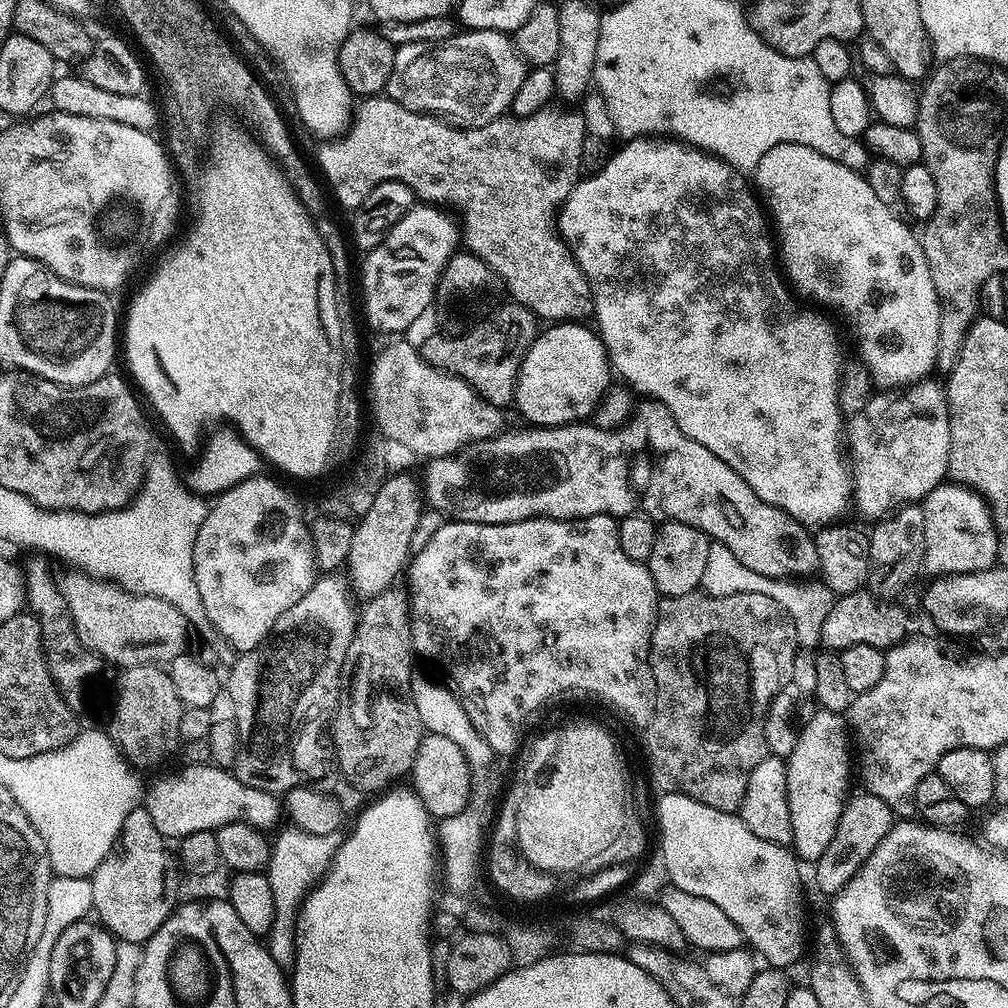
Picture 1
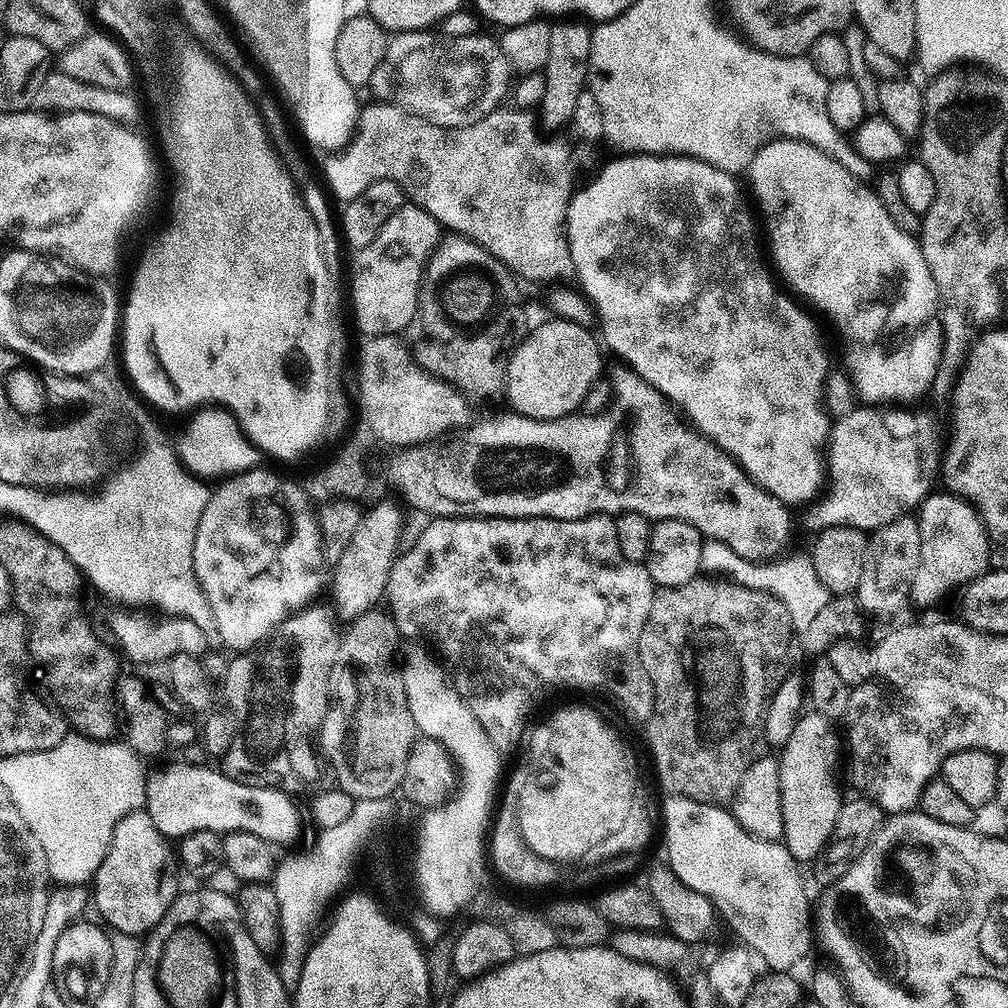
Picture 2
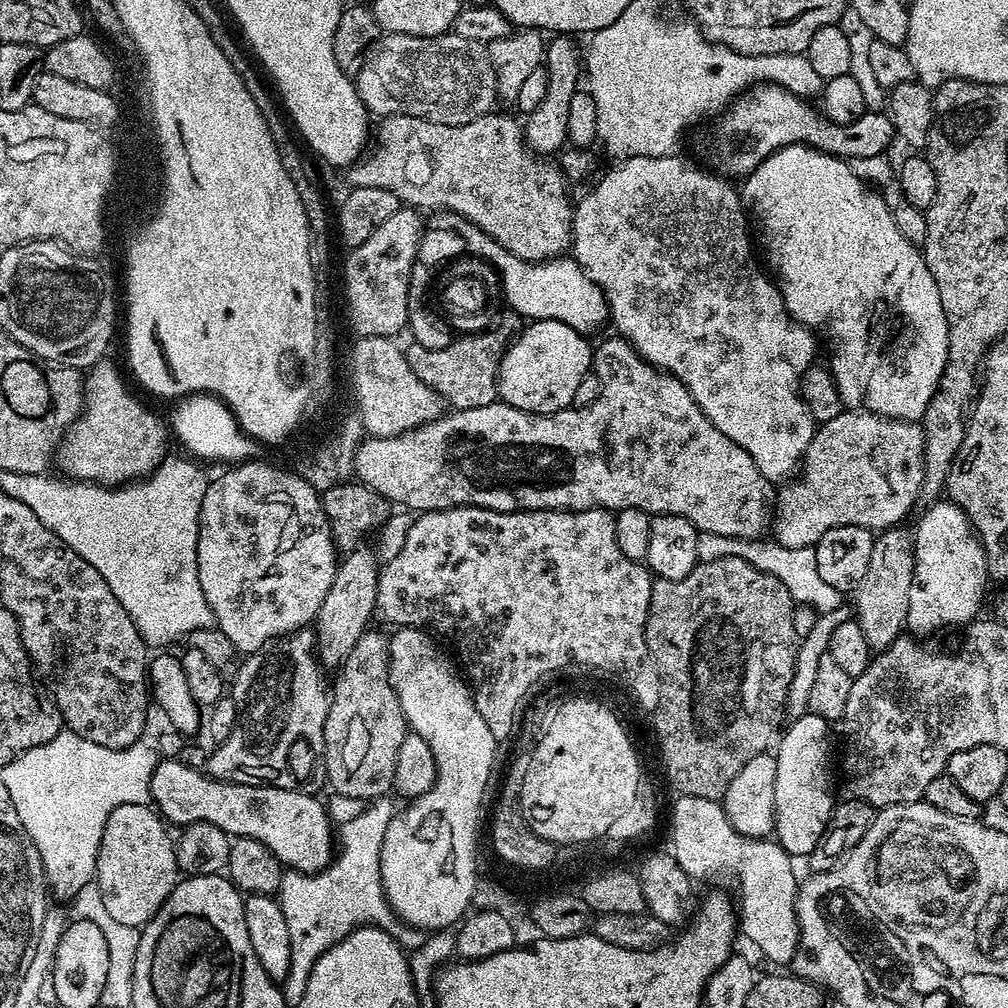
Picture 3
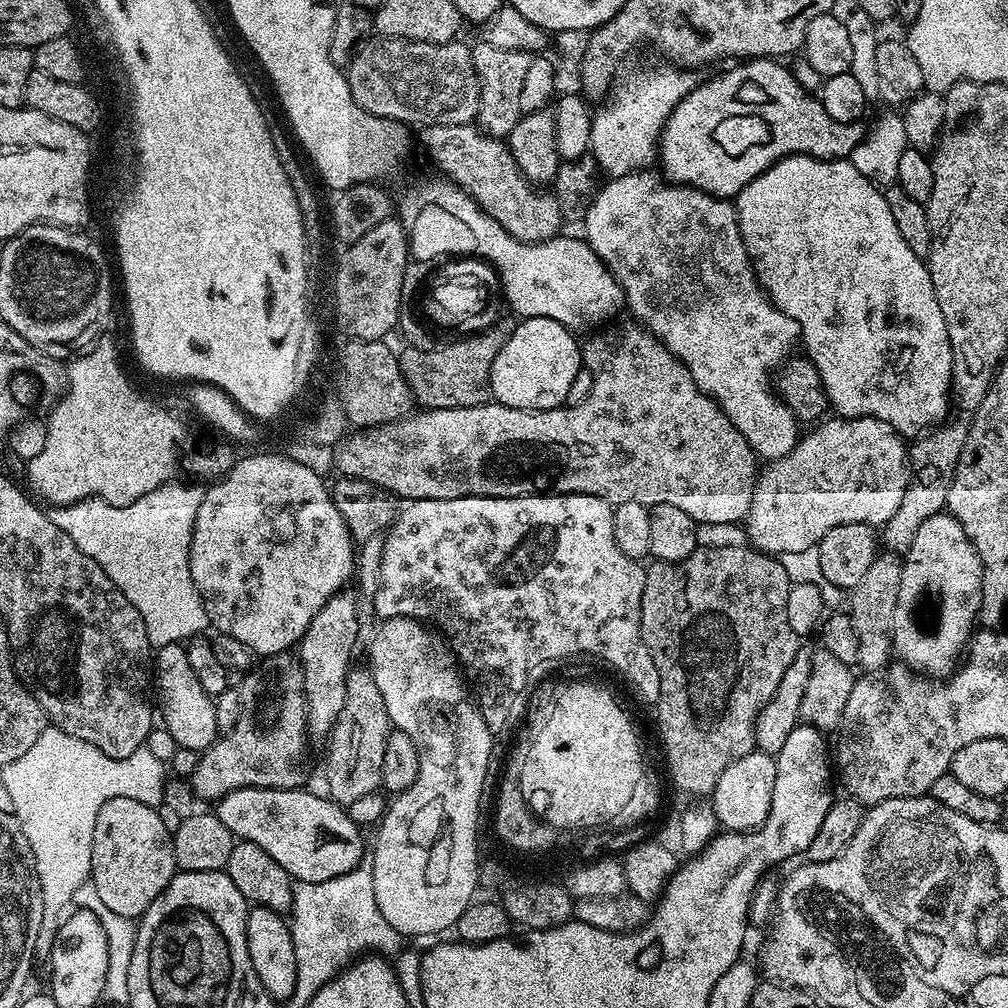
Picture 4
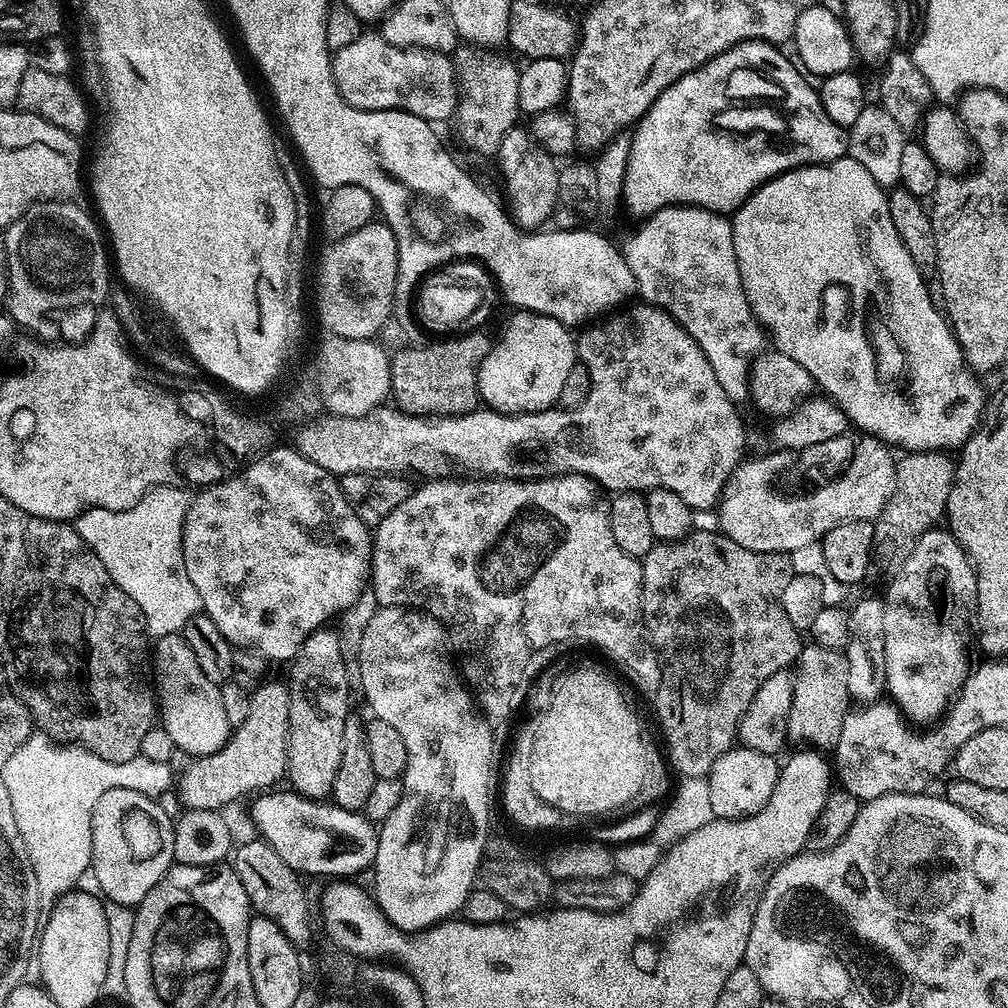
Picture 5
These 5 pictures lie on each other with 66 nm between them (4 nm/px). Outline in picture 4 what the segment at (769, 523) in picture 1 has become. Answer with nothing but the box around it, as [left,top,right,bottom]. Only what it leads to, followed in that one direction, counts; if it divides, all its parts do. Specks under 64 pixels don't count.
[338,324,758,524]

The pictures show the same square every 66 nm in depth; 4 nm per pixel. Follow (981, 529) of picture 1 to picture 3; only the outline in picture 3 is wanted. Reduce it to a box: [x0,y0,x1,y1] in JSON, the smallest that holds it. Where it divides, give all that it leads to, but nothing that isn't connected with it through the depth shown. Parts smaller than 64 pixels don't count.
[904,502,990,638]

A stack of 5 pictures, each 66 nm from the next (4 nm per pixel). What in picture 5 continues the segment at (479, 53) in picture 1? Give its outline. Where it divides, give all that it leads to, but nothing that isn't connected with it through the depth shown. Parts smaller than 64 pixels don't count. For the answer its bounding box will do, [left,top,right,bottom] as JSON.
[332,30,462,122]

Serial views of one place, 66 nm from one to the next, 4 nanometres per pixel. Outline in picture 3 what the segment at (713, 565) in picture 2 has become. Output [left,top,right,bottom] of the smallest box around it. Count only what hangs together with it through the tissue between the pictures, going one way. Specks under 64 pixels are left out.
[698,532,842,613]

